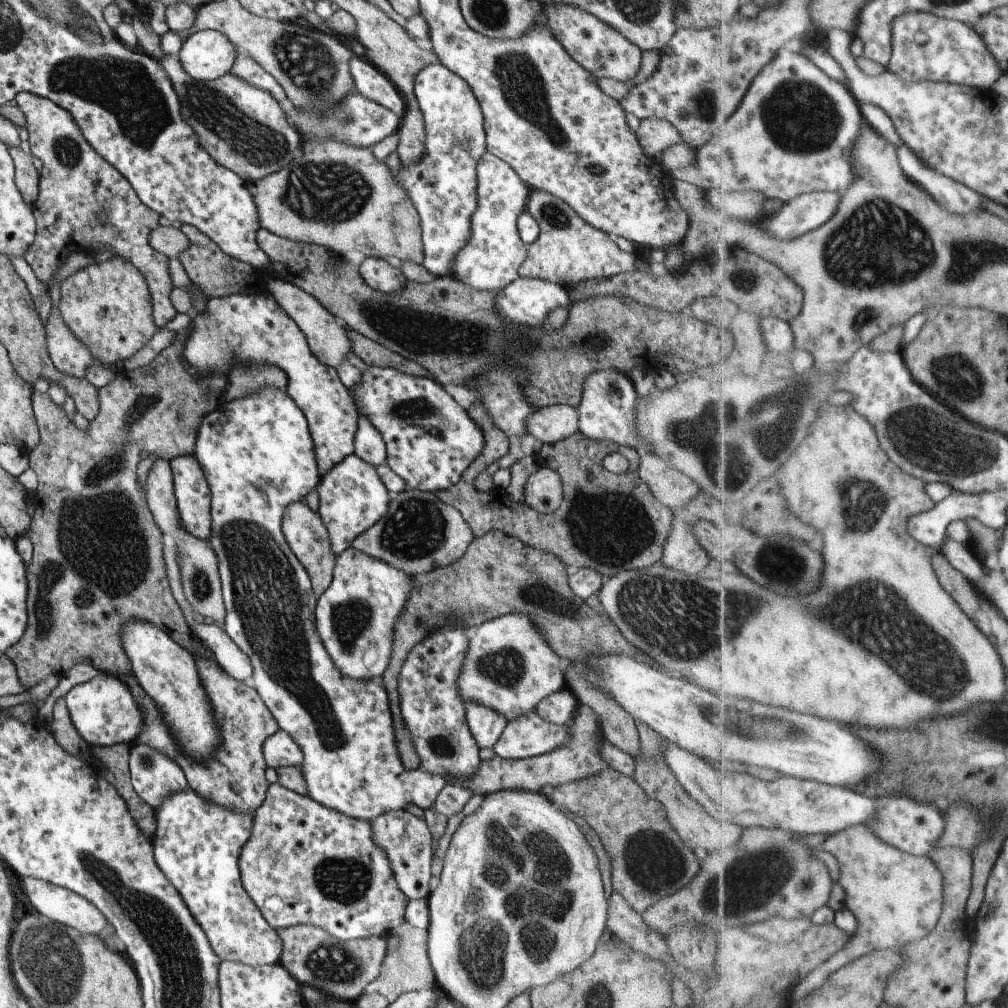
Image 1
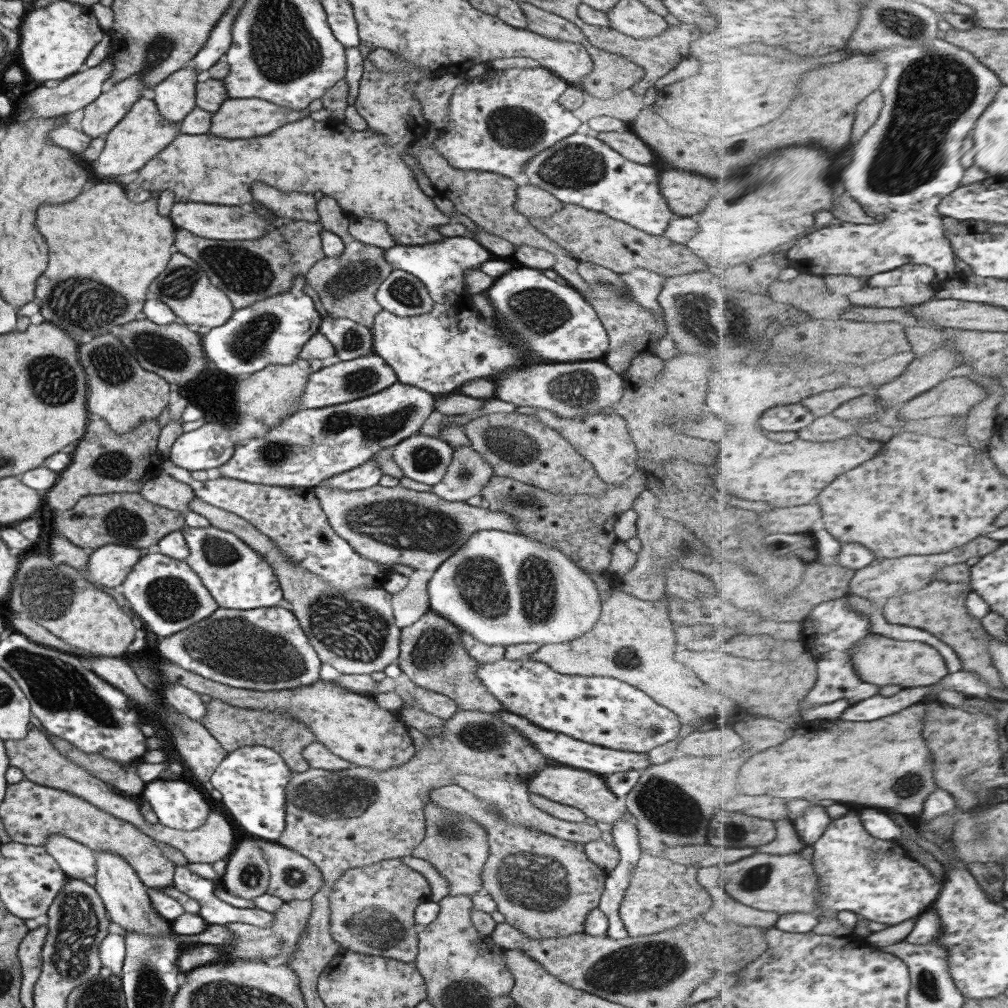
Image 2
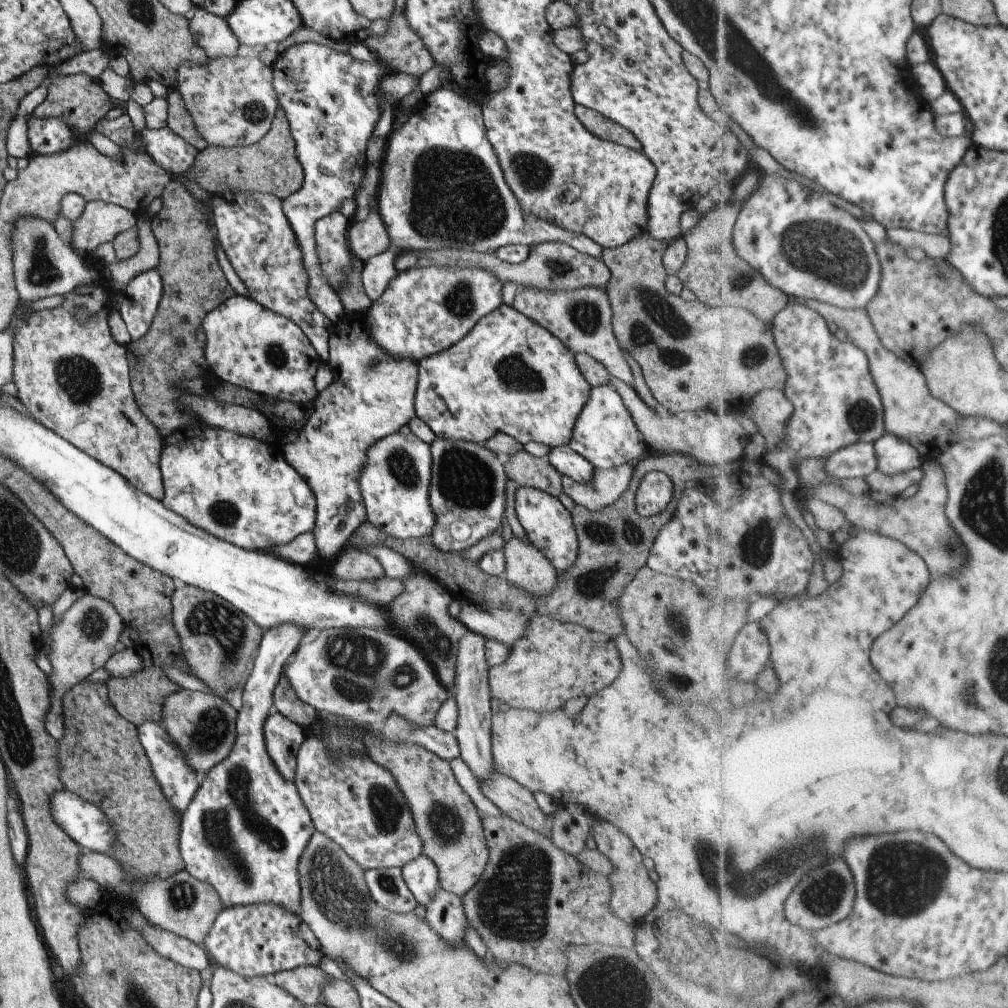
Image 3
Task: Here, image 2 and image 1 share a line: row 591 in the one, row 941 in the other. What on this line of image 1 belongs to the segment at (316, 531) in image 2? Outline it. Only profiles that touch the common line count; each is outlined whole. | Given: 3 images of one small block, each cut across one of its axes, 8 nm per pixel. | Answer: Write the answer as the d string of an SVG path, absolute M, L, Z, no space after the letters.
M275 782L269 785L264 801L254 812L251 834L237 858L243 890L269 926L276 930L292 926L317 926L340 944L369 936L389 936L404 921L408 899L397 888L383 848L371 840L367 820L347 818L305 795Z

